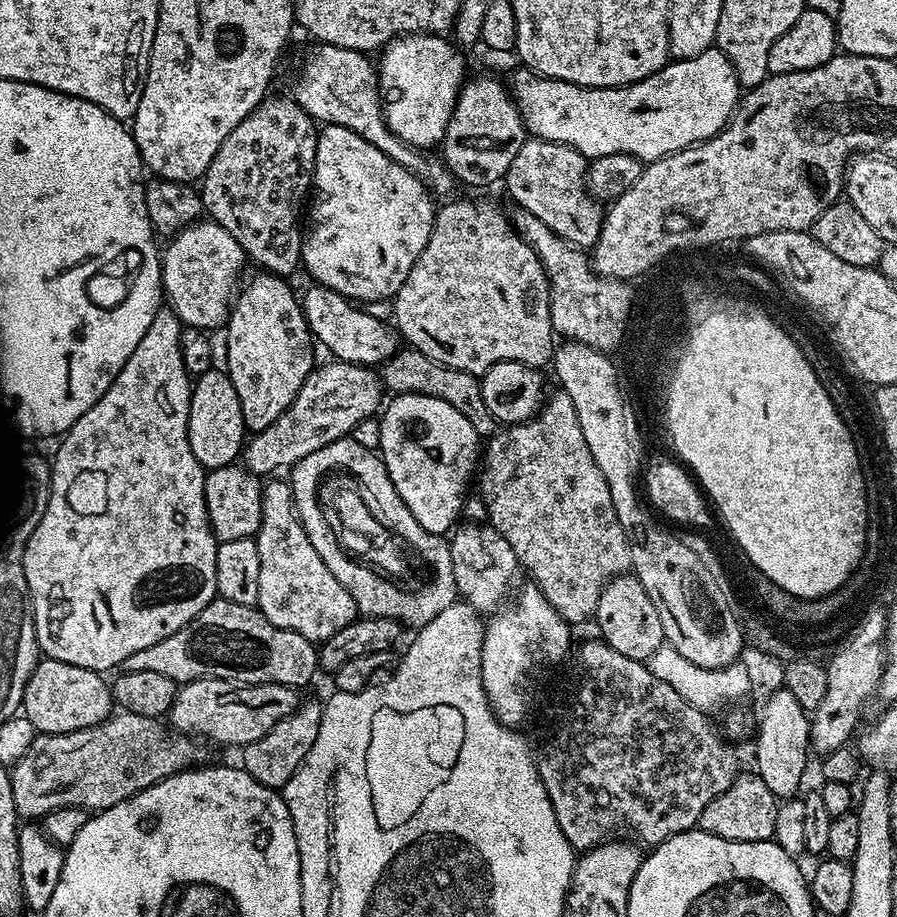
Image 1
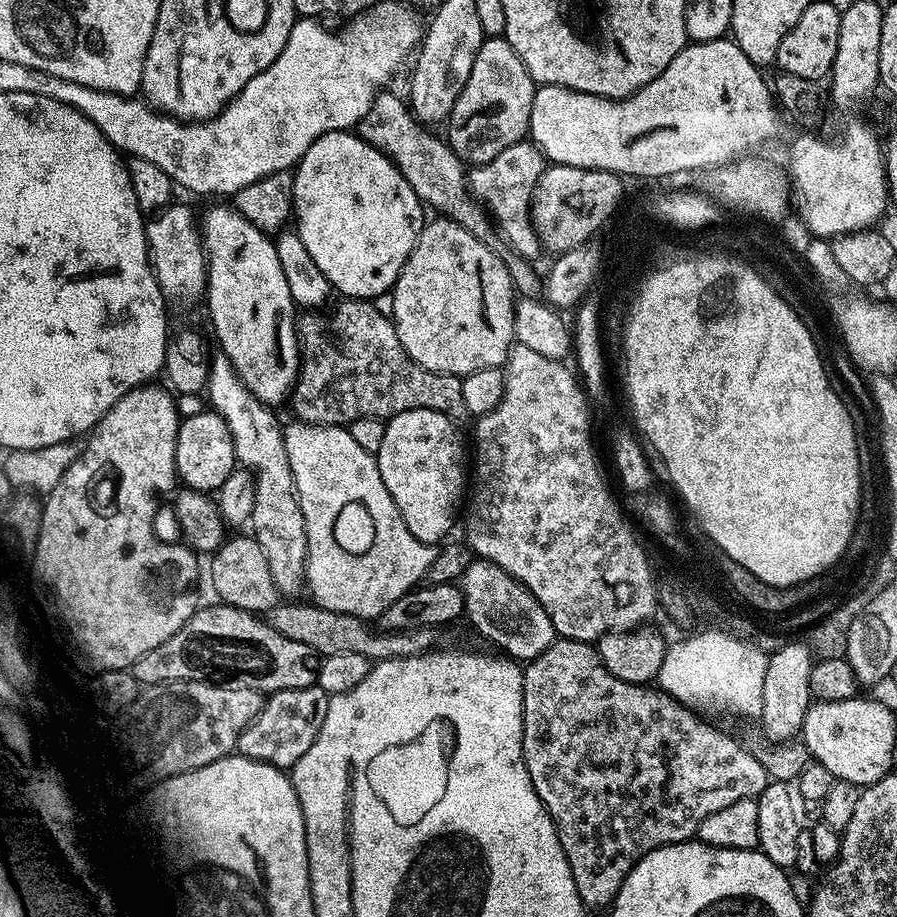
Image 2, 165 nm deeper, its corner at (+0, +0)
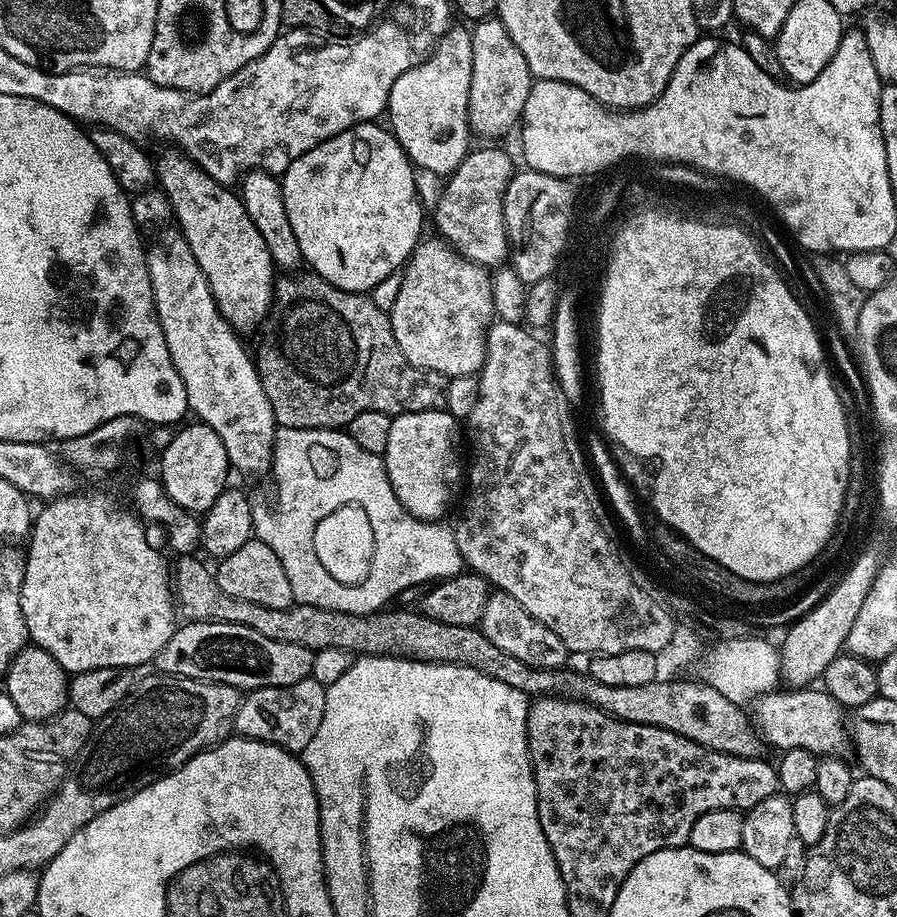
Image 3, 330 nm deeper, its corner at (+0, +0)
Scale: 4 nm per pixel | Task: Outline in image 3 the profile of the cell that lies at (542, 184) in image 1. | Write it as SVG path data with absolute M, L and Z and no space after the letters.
M480 148L469 151L464 161L456 167L455 172L447 177L444 189L440 192L440 197L436 200L436 209L431 209L430 220L436 223L436 228L441 232L443 239L449 245L468 244L471 259L477 265L492 264L496 266L501 263L500 247L503 249L506 244L504 234L504 195L508 189L508 183L511 182L514 175L512 160L500 148Z

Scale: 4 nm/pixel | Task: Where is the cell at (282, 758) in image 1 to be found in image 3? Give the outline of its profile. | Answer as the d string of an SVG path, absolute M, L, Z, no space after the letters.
M311 678L281 688L254 688L241 699L234 728L249 740L277 744L293 754L303 753L305 746L318 734L326 710L326 688Z

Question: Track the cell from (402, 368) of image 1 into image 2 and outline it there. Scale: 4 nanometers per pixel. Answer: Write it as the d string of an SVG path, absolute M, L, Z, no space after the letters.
M356 299L356 328L340 328L340 324L331 324L316 310L308 310L299 317L298 335L300 338L300 374L296 386L292 389L290 405L296 411L295 419L305 424L317 426L348 426L360 416L372 416L385 422L406 410L425 408L441 412L453 422L469 419L466 397L462 394L462 379L445 372L426 370L402 346L398 330L391 317L385 314L372 300Z

